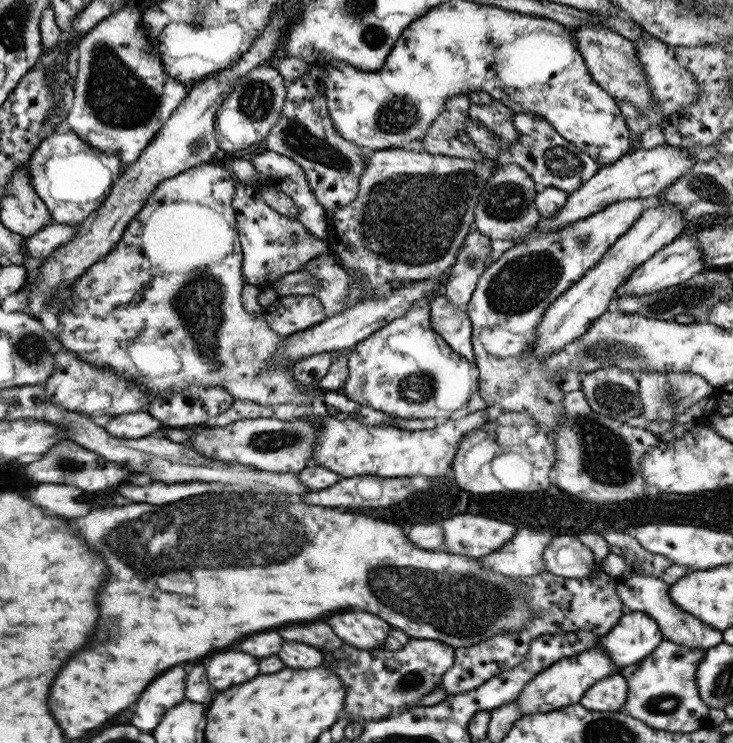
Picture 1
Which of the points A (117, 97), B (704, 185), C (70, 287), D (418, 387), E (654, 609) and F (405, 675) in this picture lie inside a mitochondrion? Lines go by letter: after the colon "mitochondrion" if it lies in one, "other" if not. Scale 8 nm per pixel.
A: mitochondrion
B: mitochondrion
C: other
D: mitochondrion
E: other
F: mitochondrion

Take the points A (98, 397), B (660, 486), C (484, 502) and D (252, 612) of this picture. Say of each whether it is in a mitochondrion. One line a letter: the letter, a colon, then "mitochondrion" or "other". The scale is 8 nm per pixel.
A: other
B: other
C: other
D: other

